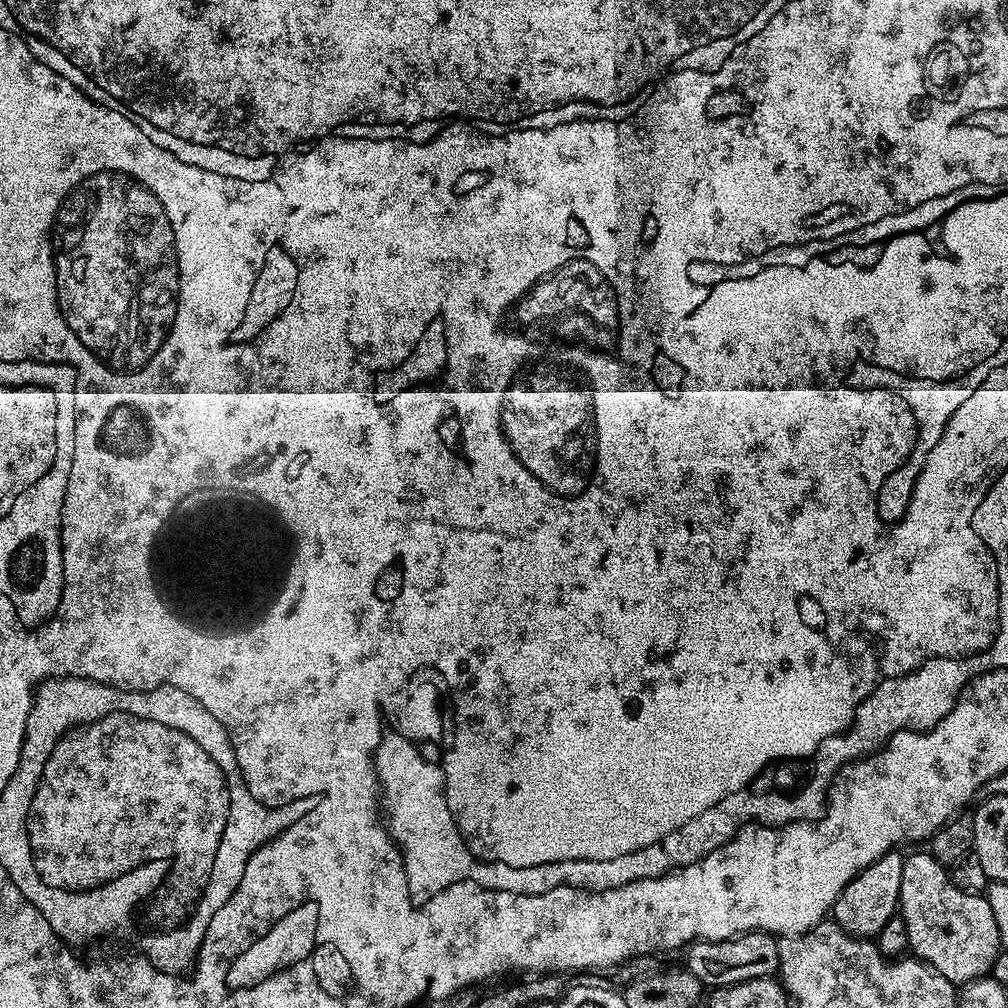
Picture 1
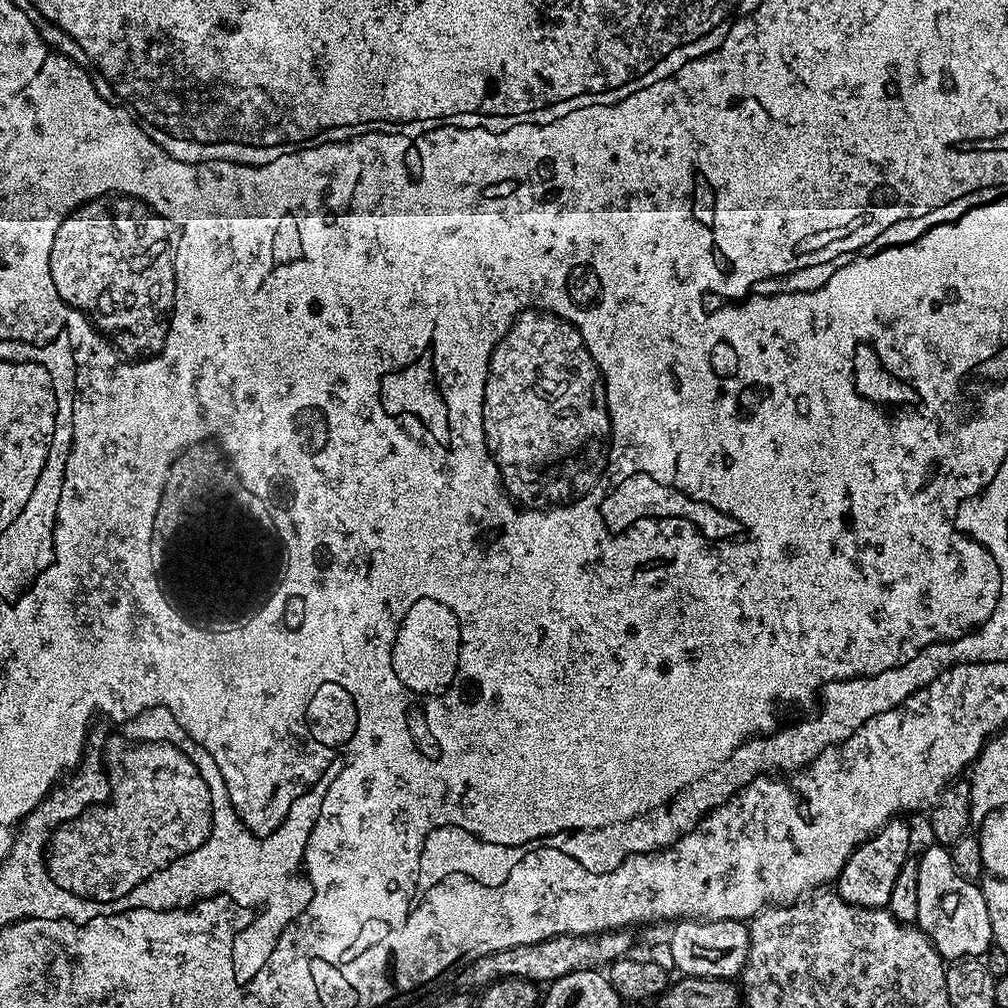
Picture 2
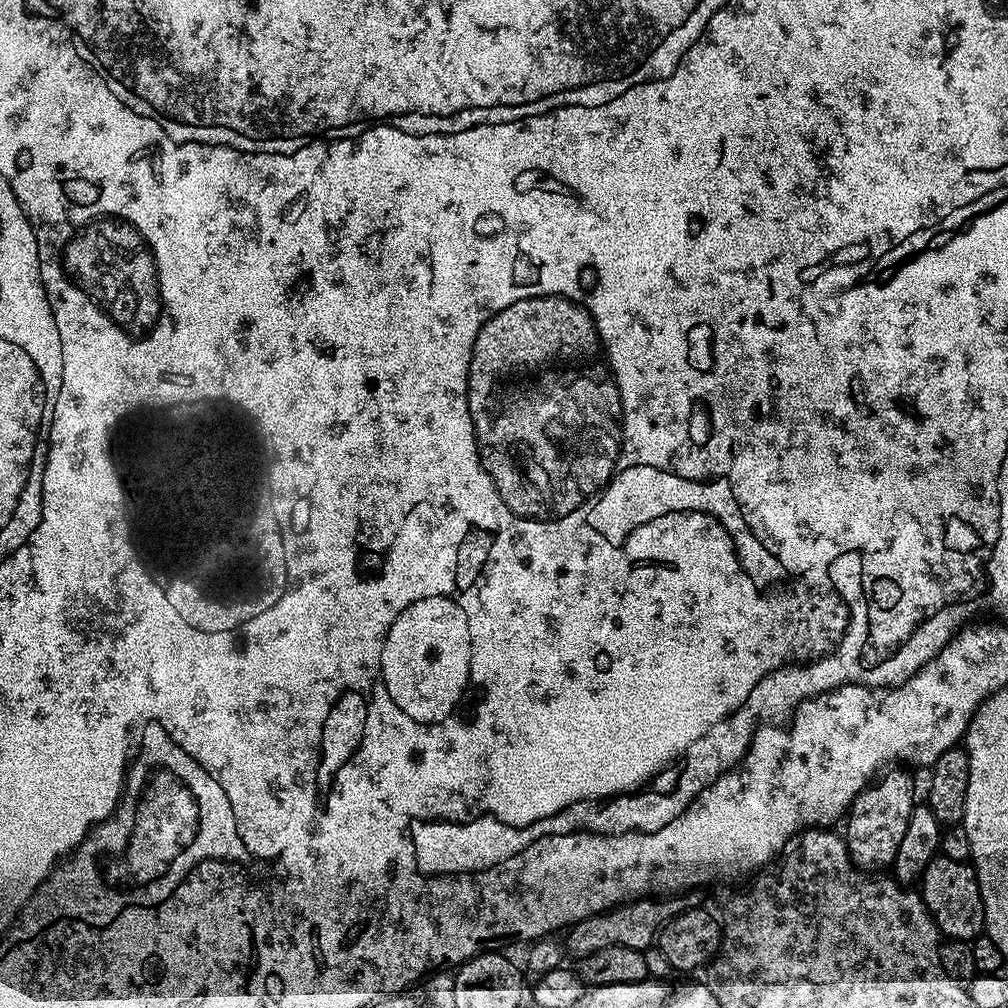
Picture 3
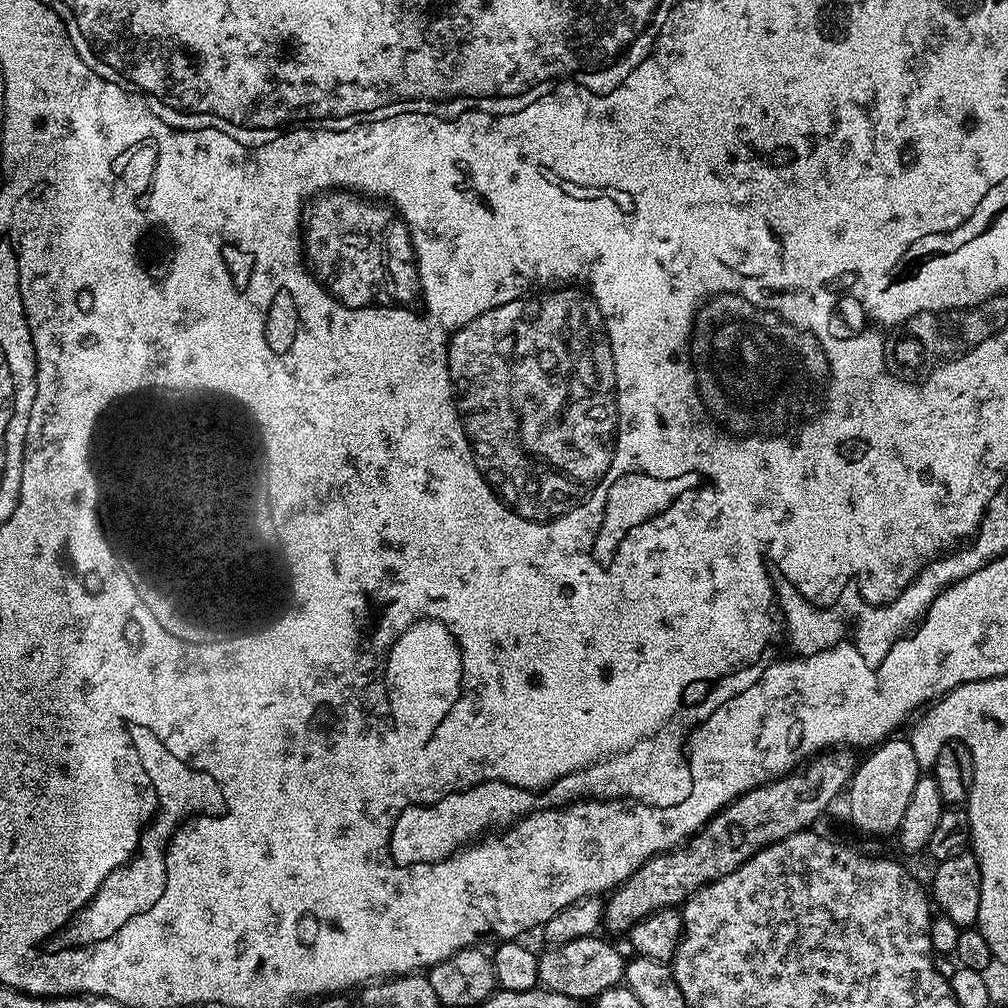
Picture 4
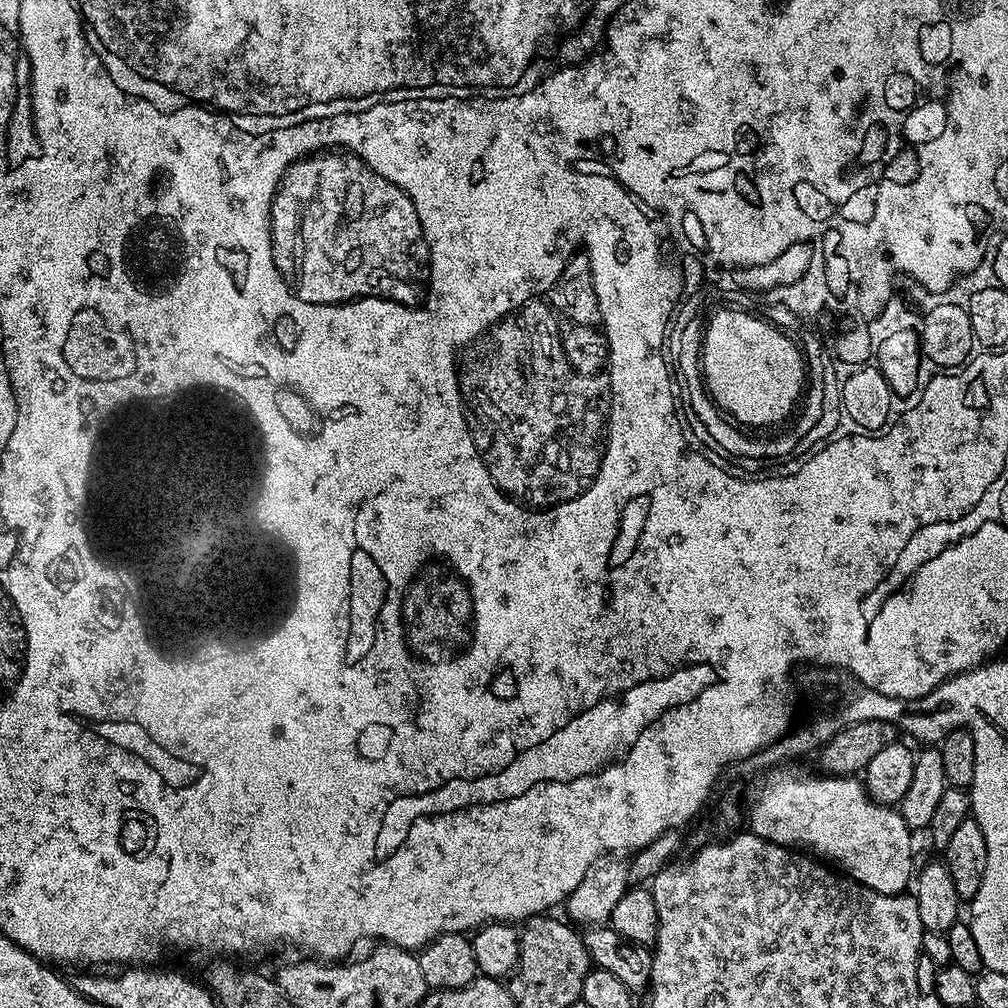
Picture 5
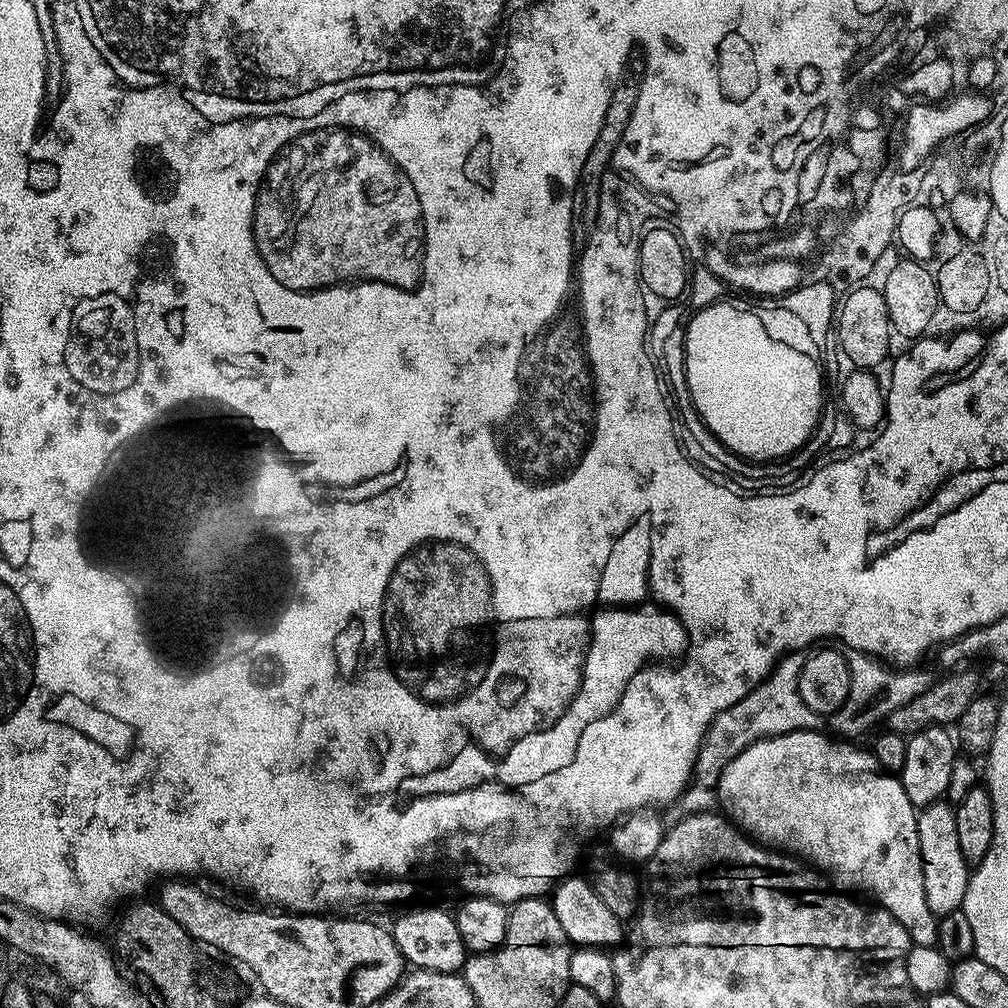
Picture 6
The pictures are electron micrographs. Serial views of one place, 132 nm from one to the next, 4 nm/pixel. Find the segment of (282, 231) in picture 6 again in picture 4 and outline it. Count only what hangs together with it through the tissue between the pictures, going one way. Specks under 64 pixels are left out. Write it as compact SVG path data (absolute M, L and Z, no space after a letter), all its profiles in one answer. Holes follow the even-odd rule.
M355 190L323 193L307 213L306 223L302 228L302 248L311 271L320 283L335 300L347 308L409 306L408 304L414 303L415 300L417 303L421 299L420 275L416 269L416 251L412 245L412 235L408 233L408 225L404 223L399 212L387 202L369 198Z

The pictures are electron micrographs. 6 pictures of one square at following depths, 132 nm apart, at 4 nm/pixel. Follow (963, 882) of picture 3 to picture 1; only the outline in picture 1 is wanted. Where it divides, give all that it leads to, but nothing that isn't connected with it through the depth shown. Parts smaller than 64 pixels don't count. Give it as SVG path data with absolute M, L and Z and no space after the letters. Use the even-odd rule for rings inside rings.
M920 850L909 851L912 853L904 856L898 905L898 915L906 922L911 955L957 986L989 975L994 958L998 958L1002 949L998 922L994 922L994 910L990 910L987 895L958 890L949 869L938 863L931 851L916 851Z

